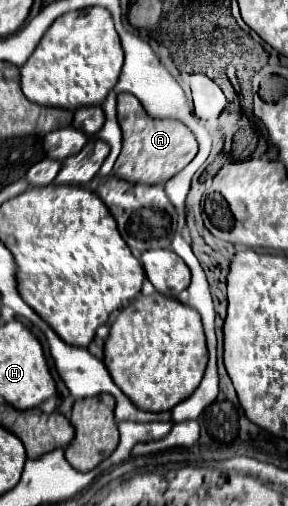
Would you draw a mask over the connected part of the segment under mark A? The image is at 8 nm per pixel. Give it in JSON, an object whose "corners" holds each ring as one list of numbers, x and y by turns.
{"corners":[[133,94,117,96,117,118,123,130,123,150,113,166,113,174,121,180,131,184,165,184,197,154,197,140,183,122,151,118]]}

